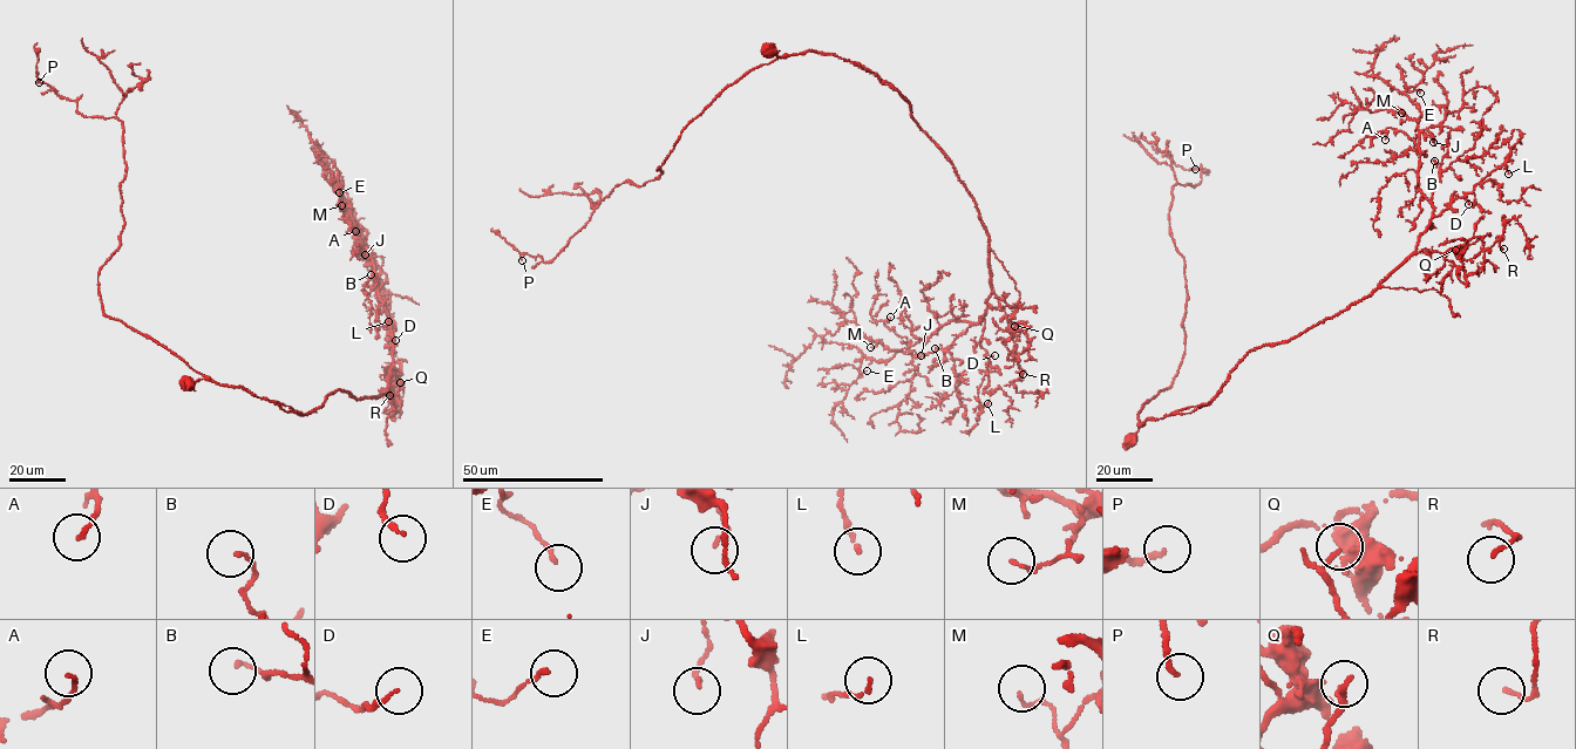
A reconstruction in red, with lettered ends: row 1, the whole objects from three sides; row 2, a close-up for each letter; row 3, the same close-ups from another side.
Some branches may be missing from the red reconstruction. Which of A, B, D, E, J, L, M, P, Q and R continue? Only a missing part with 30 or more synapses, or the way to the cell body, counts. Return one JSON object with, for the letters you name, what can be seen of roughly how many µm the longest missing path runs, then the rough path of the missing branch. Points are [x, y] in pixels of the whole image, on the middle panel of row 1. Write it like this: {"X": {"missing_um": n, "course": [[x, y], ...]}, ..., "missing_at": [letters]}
{"missing_at": []}

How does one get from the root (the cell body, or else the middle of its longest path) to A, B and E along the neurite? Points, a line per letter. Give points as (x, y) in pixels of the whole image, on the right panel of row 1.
A: (1132, 440), (1415, 250), (1433, 211), (1419, 138), (1385, 140)
B: (1132, 440), (1150, 417), (1209, 402), (1252, 349), (1285, 342), (1371, 294), (1431, 223), (1440, 164), (1434, 161)
E: (1132, 440), (1150, 417), (1209, 402), (1252, 349), (1367, 297), (1415, 250), (1433, 211), (1406, 90), (1420, 93)

